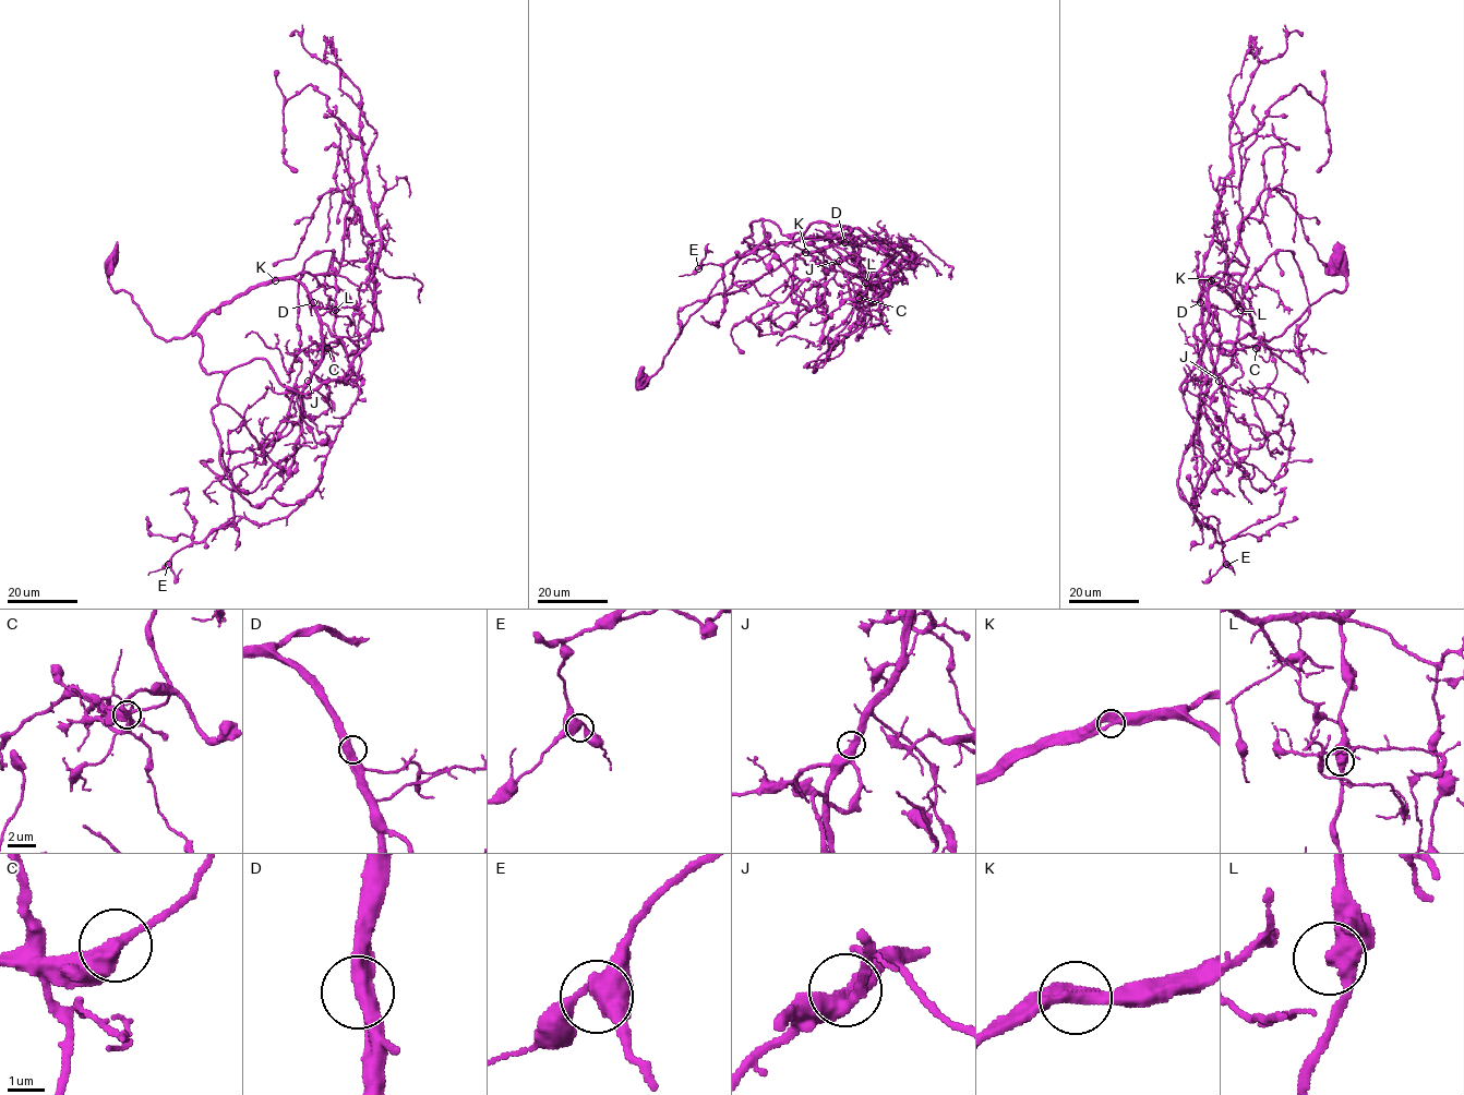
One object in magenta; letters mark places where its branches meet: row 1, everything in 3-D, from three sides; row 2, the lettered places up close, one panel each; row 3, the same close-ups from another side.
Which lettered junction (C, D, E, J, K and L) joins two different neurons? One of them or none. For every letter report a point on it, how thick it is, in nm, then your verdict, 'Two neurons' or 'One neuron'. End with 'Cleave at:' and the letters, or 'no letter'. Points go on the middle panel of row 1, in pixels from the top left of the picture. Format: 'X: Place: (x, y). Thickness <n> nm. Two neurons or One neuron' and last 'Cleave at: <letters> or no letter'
C: Place: (859, 298). Thickness 480 nm. One neuron
D: Place: (844, 242). Thickness 500 nm. One neuron
E: Place: (698, 268). Thickness 480 nm. One neuron
J: Place: (839, 261). Thickness 440 nm. One neuron
K: Place: (805, 252). Thickness 500 nm. One neuron
L: Place: (865, 283). Thickness 480 nm. One neuron
Cleave at: no letter

